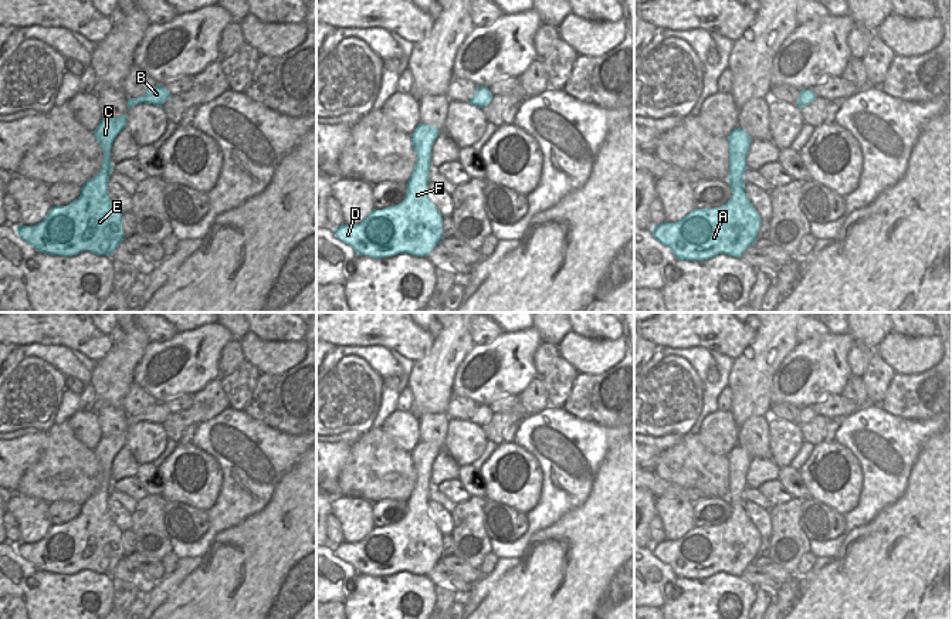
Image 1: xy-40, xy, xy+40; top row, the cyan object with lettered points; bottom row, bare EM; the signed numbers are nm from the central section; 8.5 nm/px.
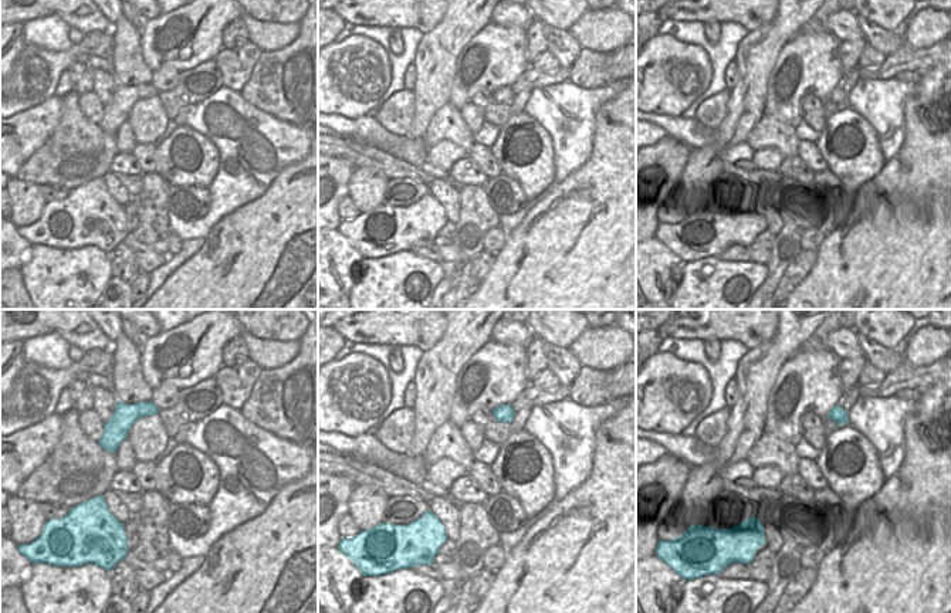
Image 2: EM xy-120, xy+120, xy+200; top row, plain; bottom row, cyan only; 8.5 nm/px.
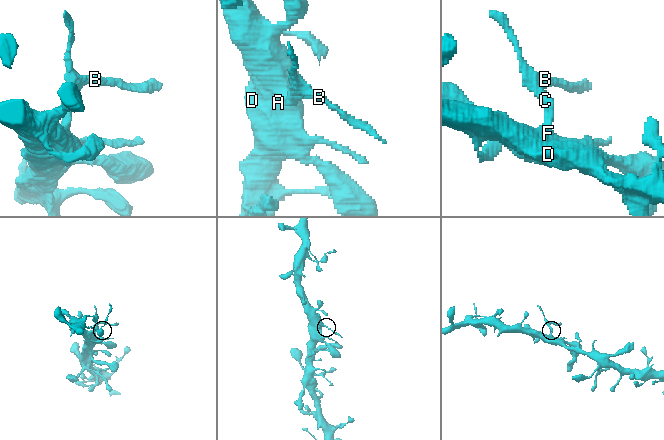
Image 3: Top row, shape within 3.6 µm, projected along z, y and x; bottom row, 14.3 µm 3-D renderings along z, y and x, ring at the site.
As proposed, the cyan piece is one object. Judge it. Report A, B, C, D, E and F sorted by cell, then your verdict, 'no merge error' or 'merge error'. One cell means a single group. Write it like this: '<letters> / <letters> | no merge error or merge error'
A D E F / B C | merge error

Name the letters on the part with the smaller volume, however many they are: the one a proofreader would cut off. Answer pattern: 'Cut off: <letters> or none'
Cut off: B, C

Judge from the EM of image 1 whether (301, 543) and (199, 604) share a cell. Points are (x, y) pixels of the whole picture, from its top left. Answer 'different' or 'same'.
same

